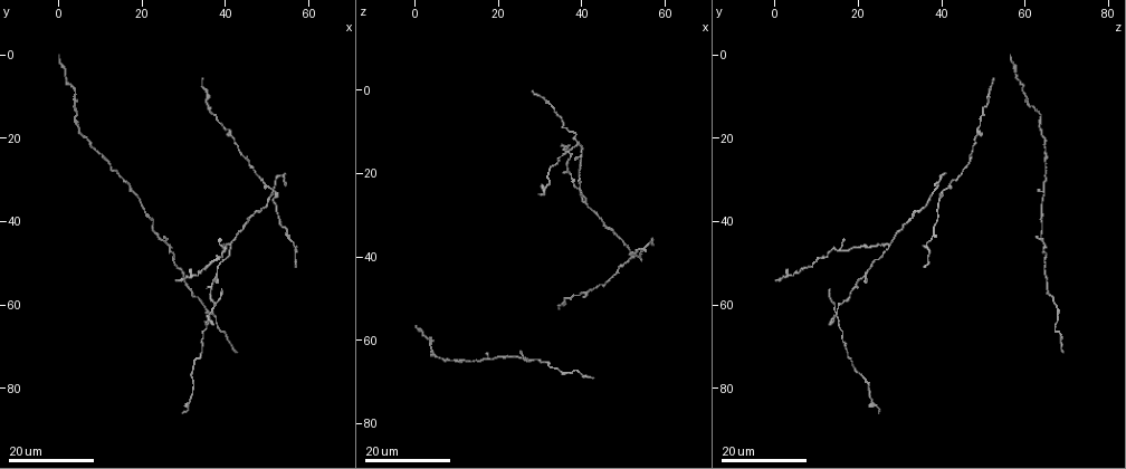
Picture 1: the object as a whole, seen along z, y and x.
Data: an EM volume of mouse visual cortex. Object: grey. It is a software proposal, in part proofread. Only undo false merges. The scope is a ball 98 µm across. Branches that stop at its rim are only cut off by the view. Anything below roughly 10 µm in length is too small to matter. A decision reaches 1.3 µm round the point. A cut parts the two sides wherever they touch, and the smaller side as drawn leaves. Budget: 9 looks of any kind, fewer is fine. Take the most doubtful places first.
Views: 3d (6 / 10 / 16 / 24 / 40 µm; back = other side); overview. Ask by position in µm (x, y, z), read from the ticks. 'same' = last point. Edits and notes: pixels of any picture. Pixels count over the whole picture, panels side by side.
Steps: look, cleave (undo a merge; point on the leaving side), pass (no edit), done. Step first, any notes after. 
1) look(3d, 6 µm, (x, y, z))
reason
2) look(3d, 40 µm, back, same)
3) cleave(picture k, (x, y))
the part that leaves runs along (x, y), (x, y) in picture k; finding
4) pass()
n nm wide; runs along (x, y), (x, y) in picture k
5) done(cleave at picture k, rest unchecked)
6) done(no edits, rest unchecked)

look(3d, 16 µm, (18.0, 32.5, 65.0))
a fork

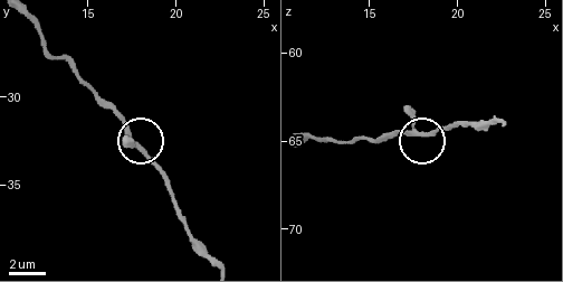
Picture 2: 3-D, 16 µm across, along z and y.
look(3d, 10 µm, same)

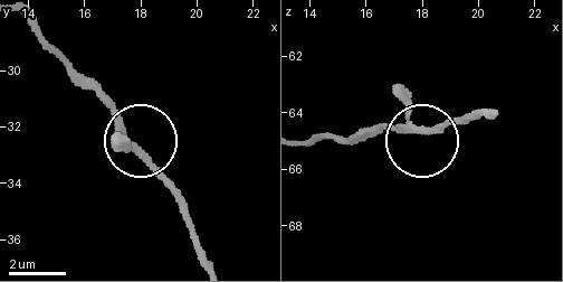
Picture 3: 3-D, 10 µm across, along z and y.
look(3d, 6 µm, same)
closer look

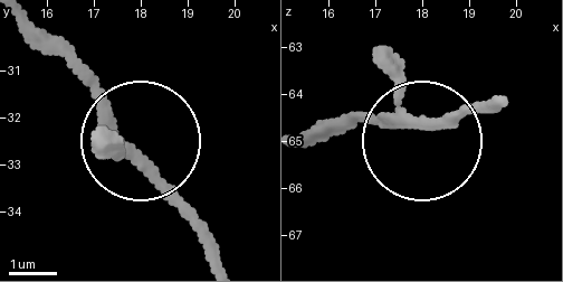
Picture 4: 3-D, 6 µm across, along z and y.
pass()
230 nm wide; all the same neuron

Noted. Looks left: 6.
look(3d, 16 µm, (37.0, 55.0, 19.5))
three-way junction

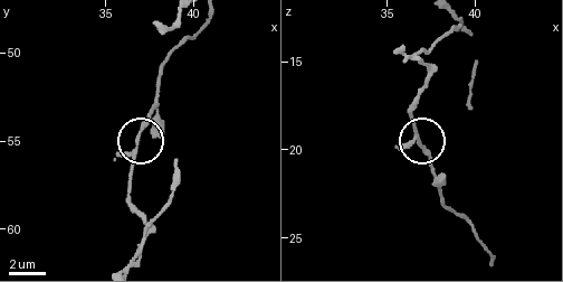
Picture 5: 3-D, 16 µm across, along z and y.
look(3d, 6 µm, (36.6, 55.6, 19.3))

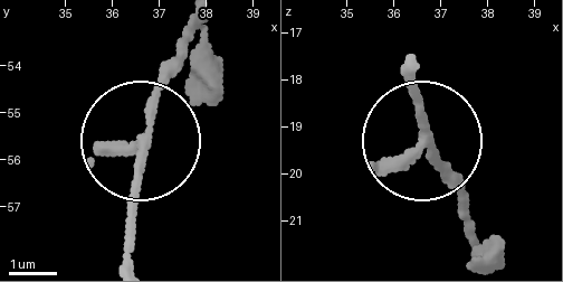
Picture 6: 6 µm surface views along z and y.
pass()
3 arms; runs along (199, 18), (134, 150), (134, 231) in picture 6; all the same neuron

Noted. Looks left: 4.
look(3d, 24 µm, (39.0, 48.5, 11.0))
arms run side by side

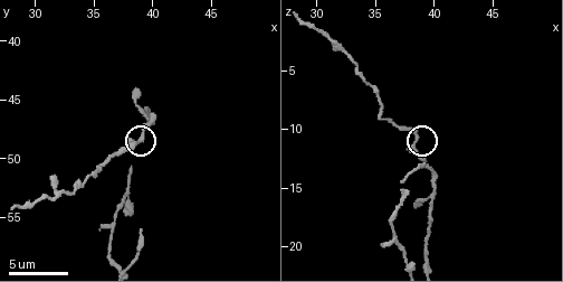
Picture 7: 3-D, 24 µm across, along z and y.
look(3d, 10 µm, (38.4, 48.8, 10.8))
zoom in

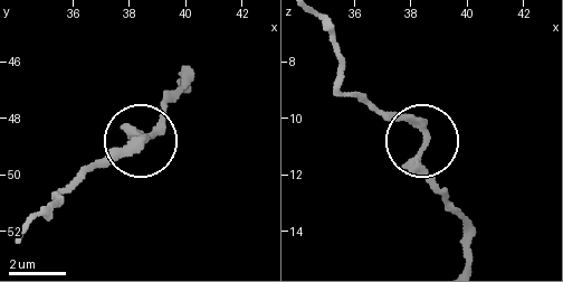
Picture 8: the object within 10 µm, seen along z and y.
pass()
runs along (468, 259), (466, 222), (428, 179), (423, 135), (363, 95) in picture 8; continuous, no second neuron

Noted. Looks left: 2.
look(3d, 16 µm, (25.5, 45.5, 64.0))
narrows sharply

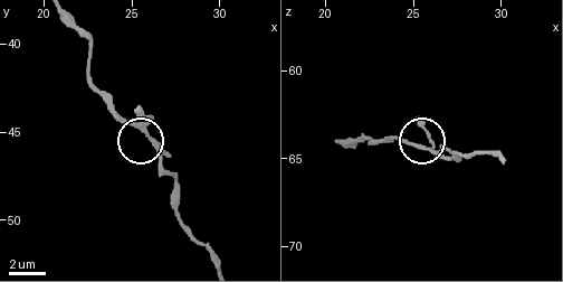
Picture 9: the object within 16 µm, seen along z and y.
look(3d, 6 µm, (25.8, 45.4, 64.6))
closer look

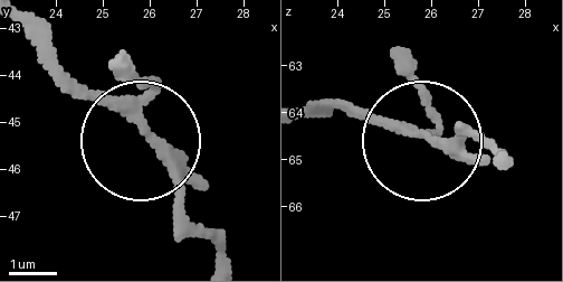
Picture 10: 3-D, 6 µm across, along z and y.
pass()
180 nm wide; all the same neuron

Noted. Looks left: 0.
done(no edits, rest unchecked)

